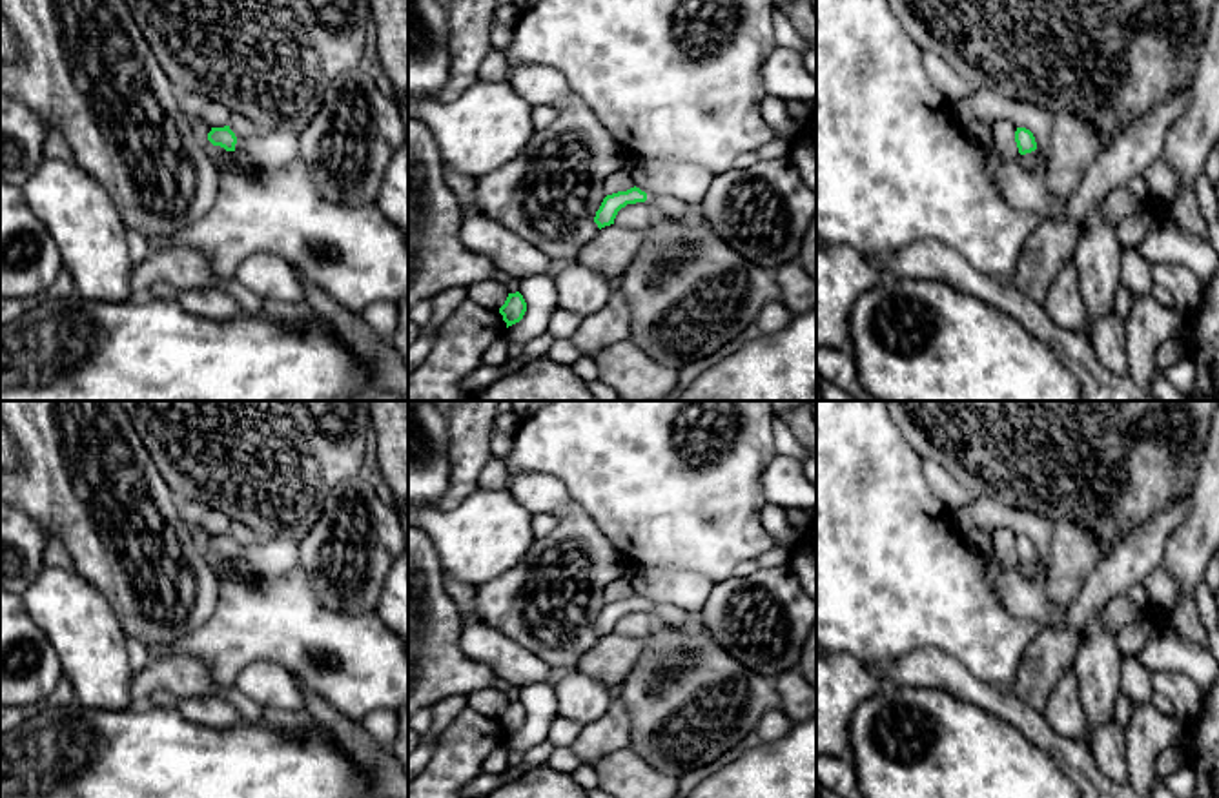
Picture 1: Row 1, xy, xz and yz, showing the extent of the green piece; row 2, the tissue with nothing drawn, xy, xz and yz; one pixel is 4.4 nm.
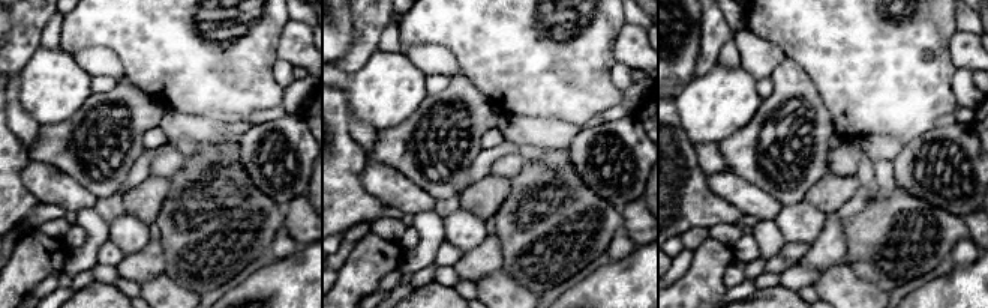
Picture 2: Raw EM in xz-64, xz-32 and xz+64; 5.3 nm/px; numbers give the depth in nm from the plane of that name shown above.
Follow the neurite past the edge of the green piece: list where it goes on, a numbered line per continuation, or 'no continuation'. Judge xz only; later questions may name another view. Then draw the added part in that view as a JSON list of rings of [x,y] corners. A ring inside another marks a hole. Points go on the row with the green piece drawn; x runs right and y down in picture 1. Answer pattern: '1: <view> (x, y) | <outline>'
1: xz (658, 215) | [[[641,189],[641,191],[645,191],[645,189]],[[645,191],[647,193],[647,204],[650,206],[650,211],[652,211],[652,224],[658,224],[658,222],[661,222],[663,220],[663,211],[658,208],[658,204],[654,202],[654,197],[652,197],[652,193],[649,193],[649,191]]]

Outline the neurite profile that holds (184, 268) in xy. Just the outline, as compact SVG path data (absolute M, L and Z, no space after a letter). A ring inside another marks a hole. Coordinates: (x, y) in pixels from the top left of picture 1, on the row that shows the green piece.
M180 246L151 251L144 262L133 264L131 290L133 297L142 301L151 295L151 286L159 281L169 282L179 292L184 292L215 288L215 279L204 255Z

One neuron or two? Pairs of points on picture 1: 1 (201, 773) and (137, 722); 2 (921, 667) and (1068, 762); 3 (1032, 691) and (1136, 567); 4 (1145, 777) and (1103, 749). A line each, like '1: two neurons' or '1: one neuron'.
1: one neuron
2: one neuron
3: one neuron
4: two neurons

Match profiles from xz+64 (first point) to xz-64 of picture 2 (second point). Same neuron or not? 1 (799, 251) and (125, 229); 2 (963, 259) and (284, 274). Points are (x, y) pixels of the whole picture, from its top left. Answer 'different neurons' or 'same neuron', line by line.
1: different neurons
2: different neurons

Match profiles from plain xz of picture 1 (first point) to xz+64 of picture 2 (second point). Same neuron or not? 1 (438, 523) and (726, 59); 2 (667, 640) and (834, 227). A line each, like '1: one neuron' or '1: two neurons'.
1: two neurons
2: two neurons

